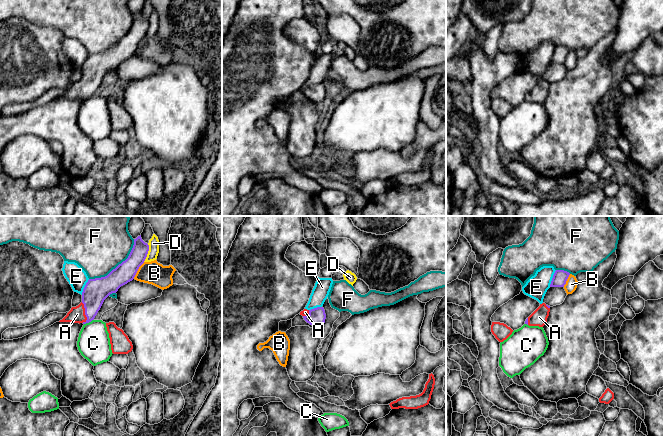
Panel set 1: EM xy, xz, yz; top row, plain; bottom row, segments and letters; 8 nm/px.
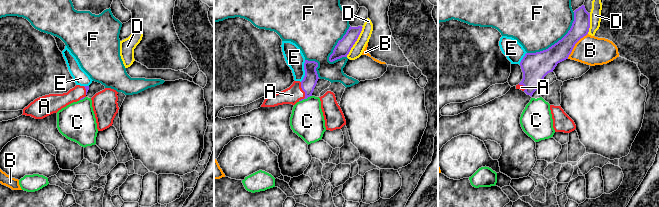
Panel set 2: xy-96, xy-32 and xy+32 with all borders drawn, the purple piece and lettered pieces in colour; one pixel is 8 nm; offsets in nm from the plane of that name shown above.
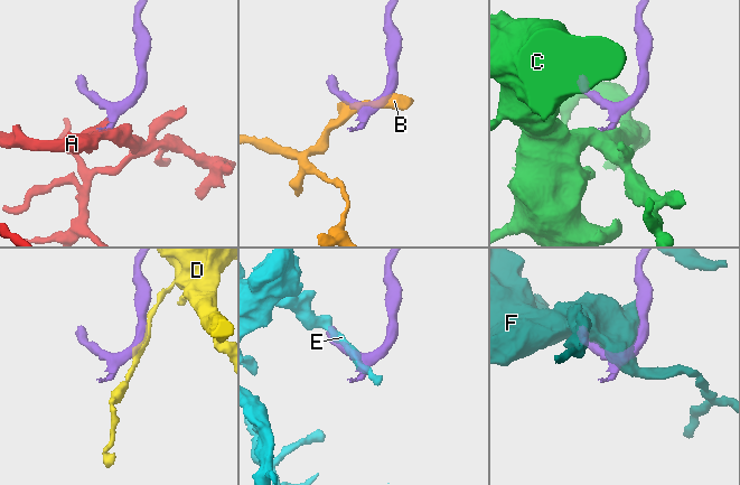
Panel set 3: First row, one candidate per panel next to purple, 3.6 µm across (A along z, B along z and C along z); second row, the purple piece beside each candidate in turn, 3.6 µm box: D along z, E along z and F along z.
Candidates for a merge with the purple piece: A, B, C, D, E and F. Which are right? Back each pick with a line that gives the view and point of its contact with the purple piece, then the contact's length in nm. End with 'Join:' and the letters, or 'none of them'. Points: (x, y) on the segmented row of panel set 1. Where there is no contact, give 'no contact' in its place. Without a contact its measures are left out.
A: meets purple in xy at (85, 312); contact 170 nm long
Join: A

